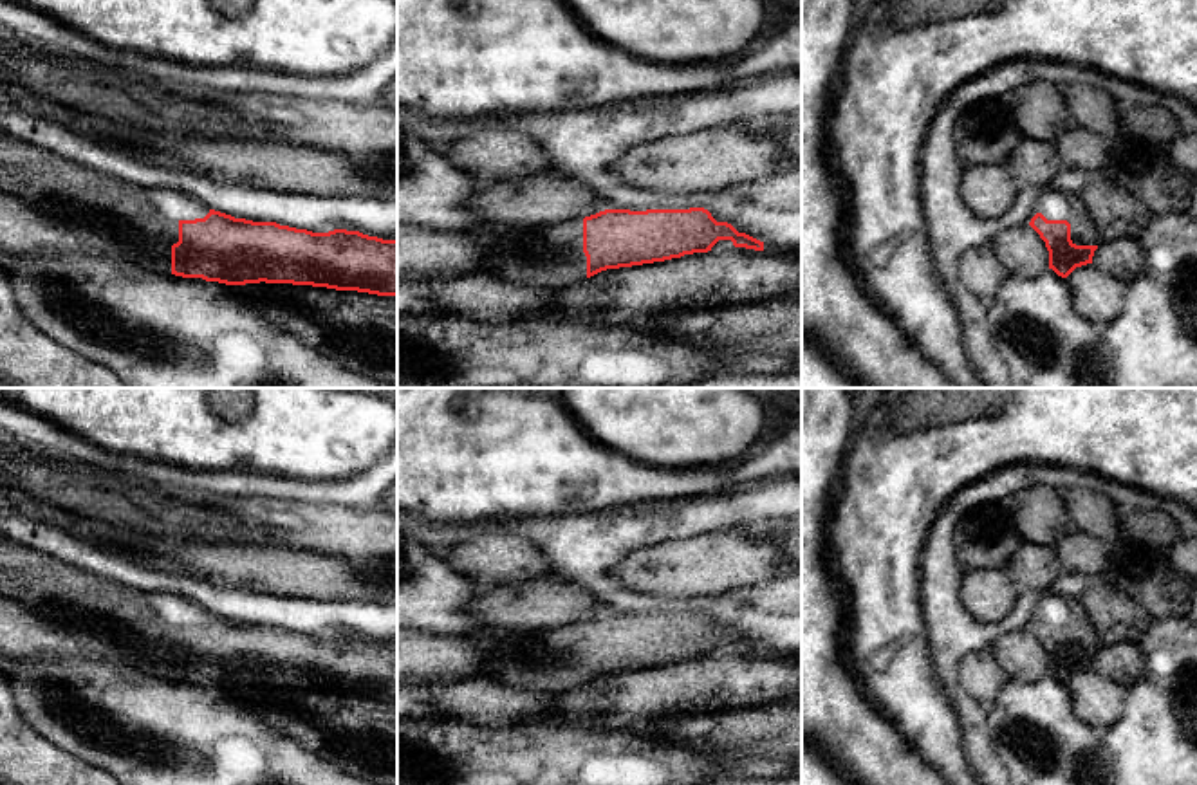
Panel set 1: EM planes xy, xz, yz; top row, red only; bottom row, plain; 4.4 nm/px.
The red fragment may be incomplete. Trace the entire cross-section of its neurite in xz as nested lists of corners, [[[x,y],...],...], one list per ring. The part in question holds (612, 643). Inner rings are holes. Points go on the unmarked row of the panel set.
[[[704,612],[690,614],[605,614],[596,619],[554,630],[495,632],[495,650],[478,677],[506,688],[524,691],[561,693],[583,686],[601,675],[632,671],[708,657],[719,644],[731,644],[735,651],[764,655],[764,646],[738,637],[728,626],[717,626]]]

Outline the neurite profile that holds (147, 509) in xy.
[[[79,462],[0,466],[0,480],[61,511],[177,540],[264,540],[195,496],[172,493]]]

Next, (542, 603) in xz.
[[[552,577],[480,588],[466,612],[493,632],[554,630],[605,615],[585,588]]]

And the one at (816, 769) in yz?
[[[802,736],[802,785],[854,785],[821,751]]]

